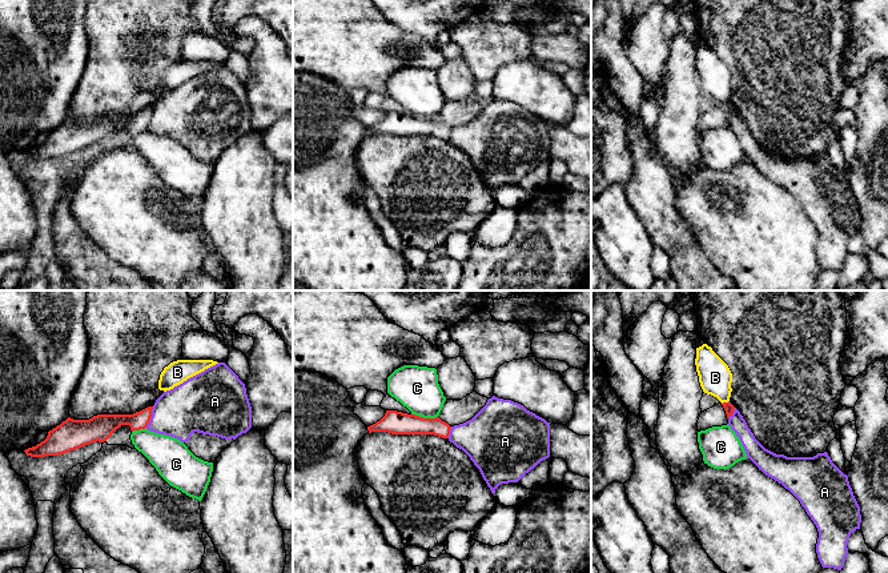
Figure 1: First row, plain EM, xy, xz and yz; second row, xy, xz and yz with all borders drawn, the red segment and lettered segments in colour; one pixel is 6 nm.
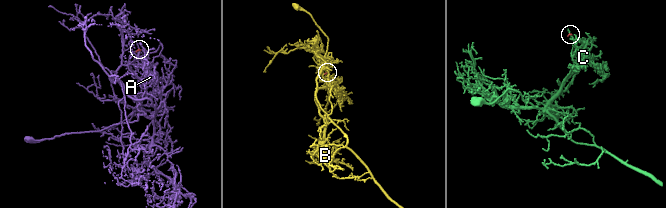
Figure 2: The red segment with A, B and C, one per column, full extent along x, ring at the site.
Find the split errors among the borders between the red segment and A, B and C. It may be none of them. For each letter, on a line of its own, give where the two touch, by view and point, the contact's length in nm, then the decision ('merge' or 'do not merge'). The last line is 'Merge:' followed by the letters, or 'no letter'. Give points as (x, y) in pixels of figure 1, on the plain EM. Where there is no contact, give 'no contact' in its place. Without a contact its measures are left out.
A: meets red in xy at (151, 117); contact 140 nm long; do not merge
B: meets red in yz at (724, 104); contact 40 nm long; do not merge
C: meets red in xz at (425, 120); contact 160 nm long; do not merge
Merge: no letter

